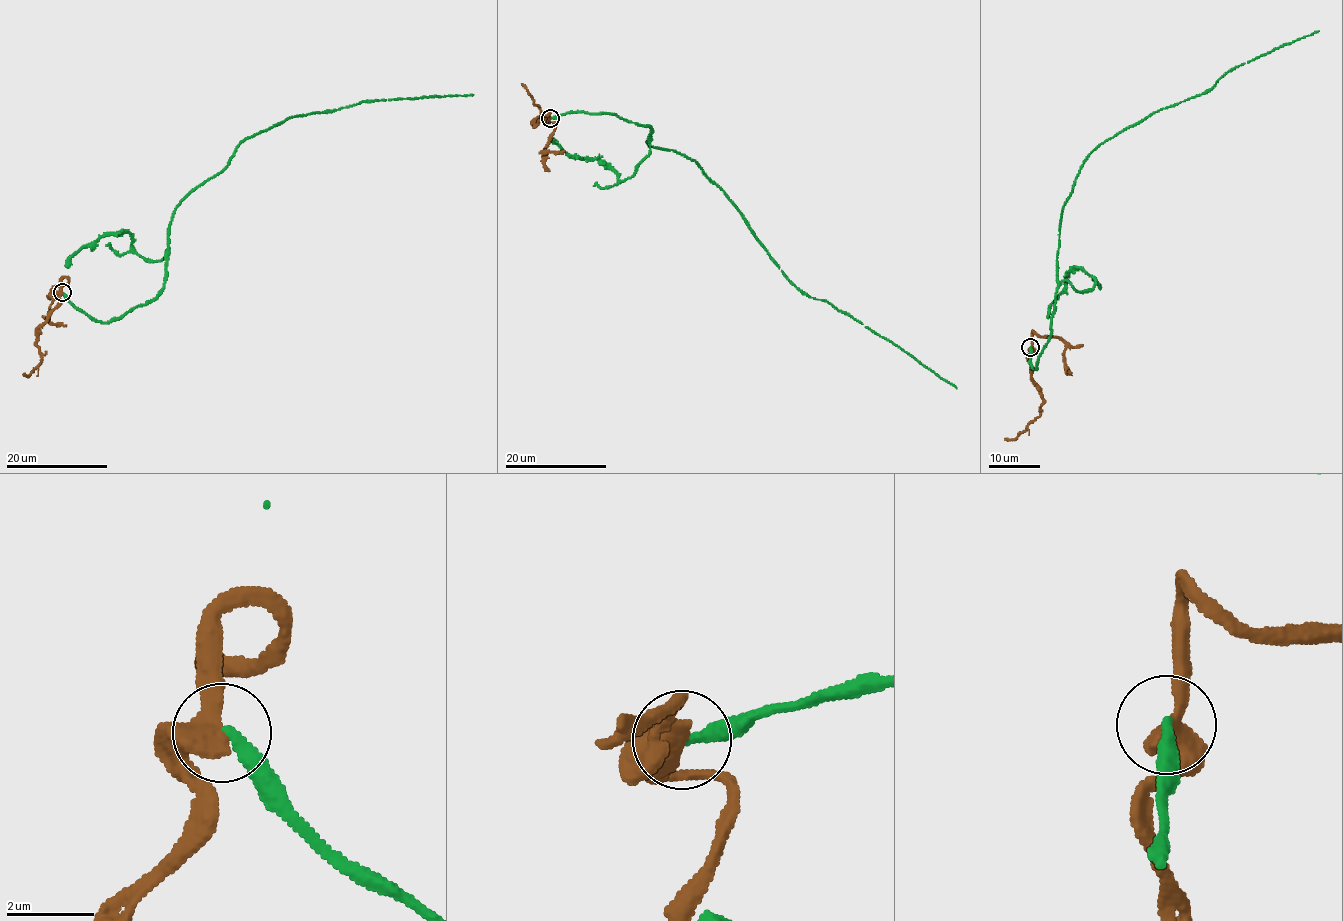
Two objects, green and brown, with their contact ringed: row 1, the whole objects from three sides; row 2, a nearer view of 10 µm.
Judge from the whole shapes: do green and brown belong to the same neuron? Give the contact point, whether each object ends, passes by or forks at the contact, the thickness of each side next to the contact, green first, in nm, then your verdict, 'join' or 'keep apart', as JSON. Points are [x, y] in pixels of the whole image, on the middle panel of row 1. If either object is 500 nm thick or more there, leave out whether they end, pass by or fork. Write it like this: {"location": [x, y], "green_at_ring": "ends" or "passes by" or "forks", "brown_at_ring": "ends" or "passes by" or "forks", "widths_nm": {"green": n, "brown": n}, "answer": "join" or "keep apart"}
{"location": [550, 118], "green_at_ring": "ends", "brown_at_ring": "passes by", "widths_nm": {"green": 280, "brown": 420}, "answer": "keep apart"}

